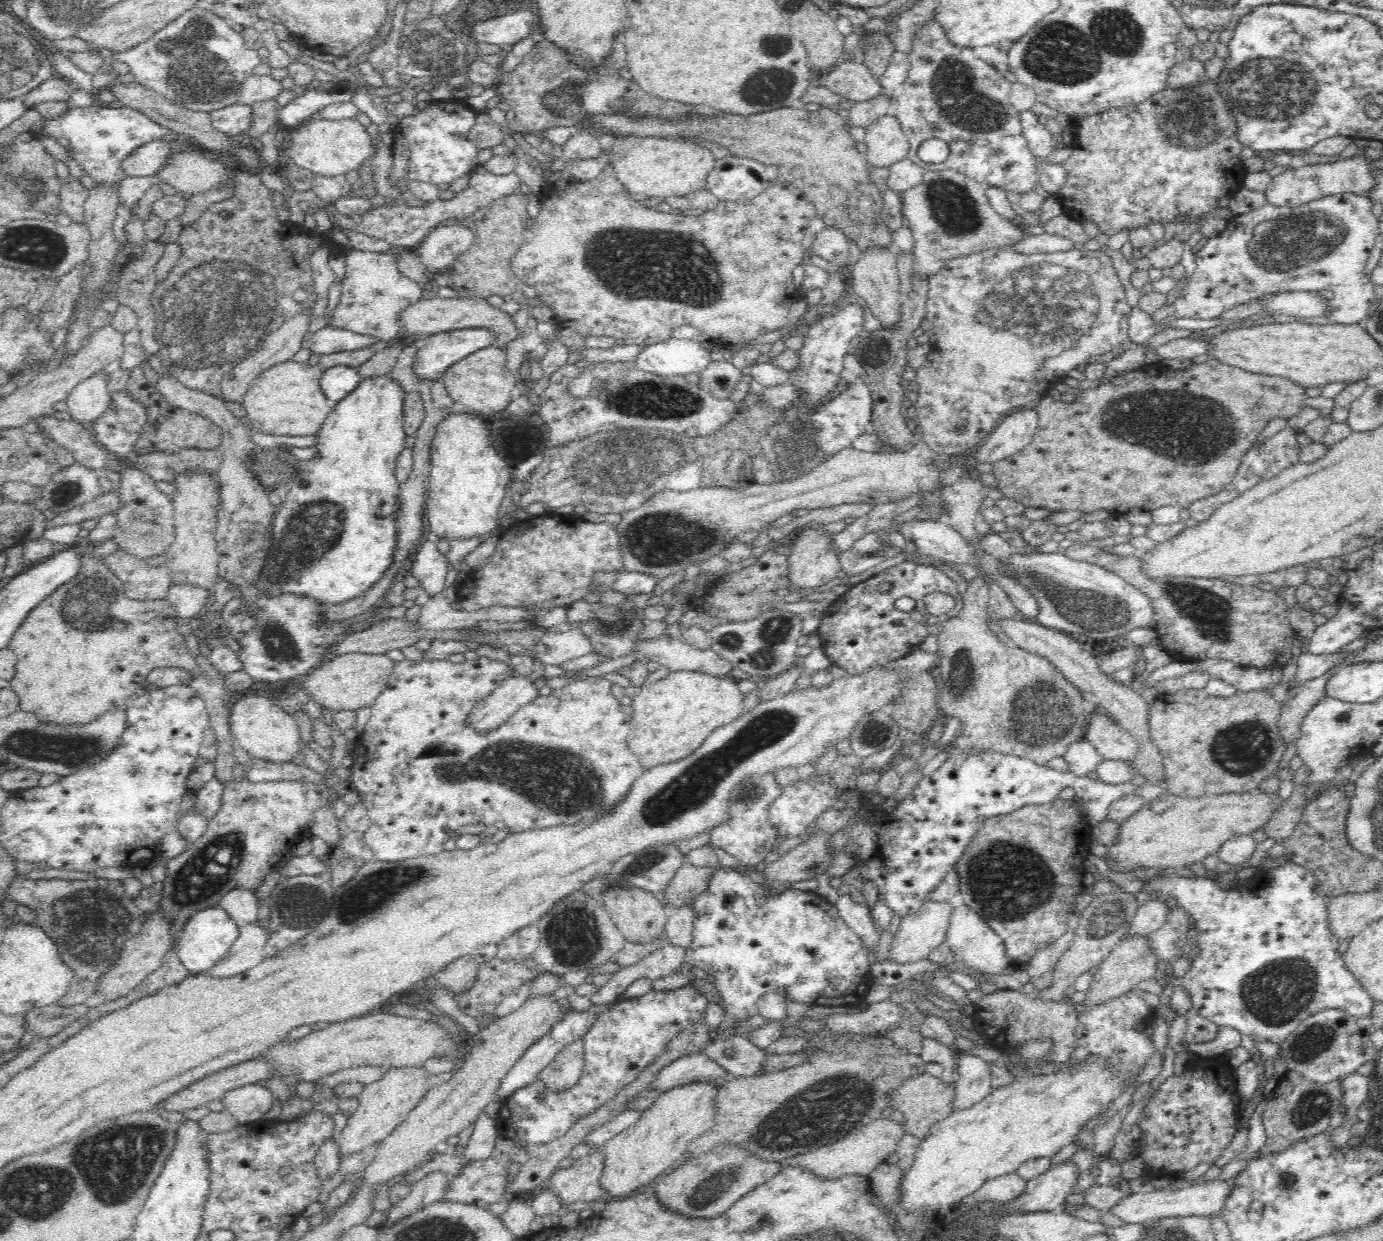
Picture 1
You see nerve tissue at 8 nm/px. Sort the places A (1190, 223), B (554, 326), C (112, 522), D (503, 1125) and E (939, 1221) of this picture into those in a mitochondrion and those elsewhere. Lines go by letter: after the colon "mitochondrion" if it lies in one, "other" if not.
A: other
B: other
C: other
D: other
E: other

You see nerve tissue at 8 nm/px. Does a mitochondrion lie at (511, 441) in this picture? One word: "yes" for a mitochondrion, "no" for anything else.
no

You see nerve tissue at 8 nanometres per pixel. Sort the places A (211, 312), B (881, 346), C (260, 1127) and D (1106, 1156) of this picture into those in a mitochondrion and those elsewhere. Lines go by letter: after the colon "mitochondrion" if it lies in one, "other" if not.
A: mitochondrion
B: other
C: other
D: other

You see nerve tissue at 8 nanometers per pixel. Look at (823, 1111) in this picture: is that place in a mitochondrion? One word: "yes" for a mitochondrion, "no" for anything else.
yes

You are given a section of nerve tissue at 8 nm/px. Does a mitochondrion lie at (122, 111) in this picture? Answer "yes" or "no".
no

